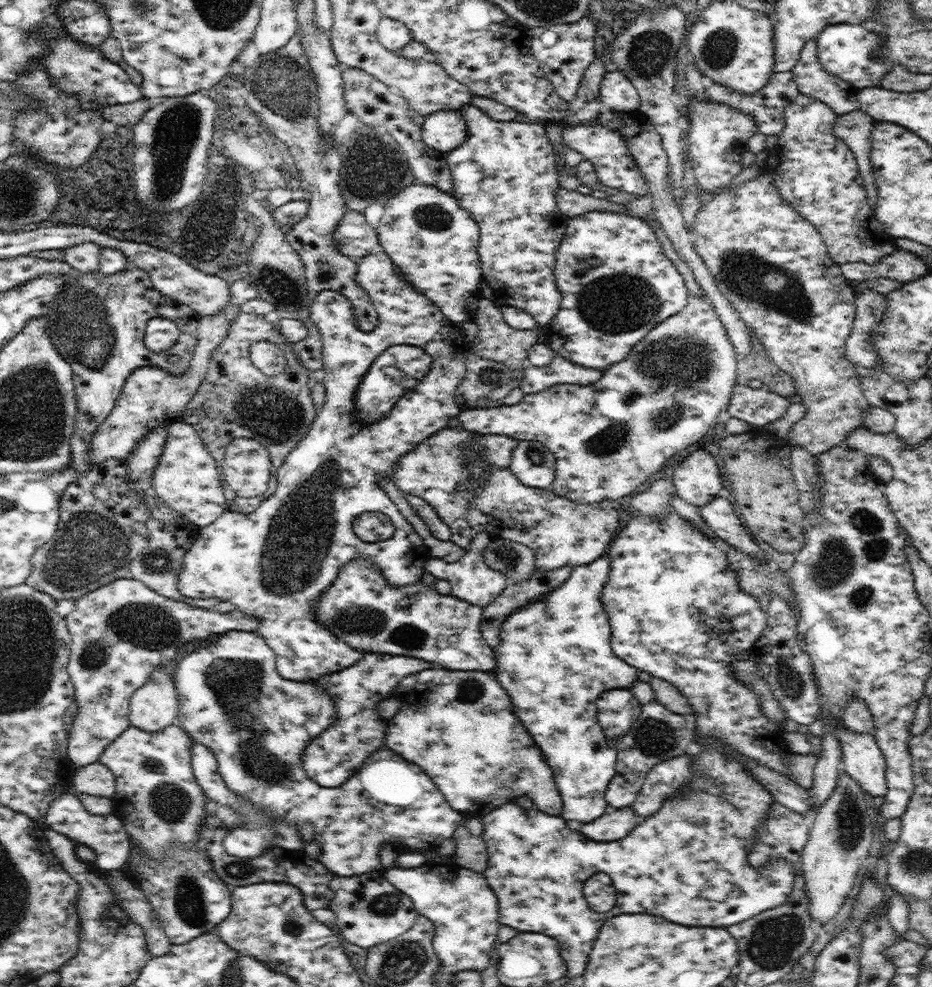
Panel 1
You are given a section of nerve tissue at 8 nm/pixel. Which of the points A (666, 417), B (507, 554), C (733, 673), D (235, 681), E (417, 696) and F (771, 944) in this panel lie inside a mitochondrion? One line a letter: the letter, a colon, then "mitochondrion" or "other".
A: mitochondrion
B: mitochondrion
C: other
D: mitochondrion
E: other
F: mitochondrion

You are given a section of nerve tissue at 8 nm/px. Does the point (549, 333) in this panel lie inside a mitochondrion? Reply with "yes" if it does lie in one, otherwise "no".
no

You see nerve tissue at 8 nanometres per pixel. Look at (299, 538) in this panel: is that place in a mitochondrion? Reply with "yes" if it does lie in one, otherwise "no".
yes

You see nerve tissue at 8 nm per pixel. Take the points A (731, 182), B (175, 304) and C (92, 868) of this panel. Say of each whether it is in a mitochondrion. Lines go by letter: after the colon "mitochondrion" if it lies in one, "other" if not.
A: other
B: other
C: other

